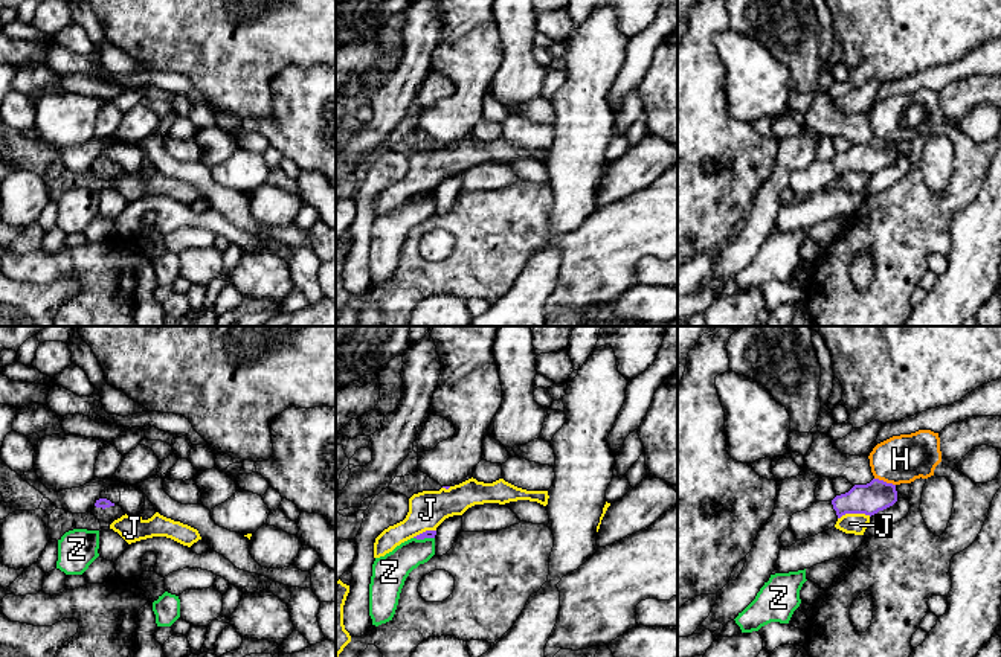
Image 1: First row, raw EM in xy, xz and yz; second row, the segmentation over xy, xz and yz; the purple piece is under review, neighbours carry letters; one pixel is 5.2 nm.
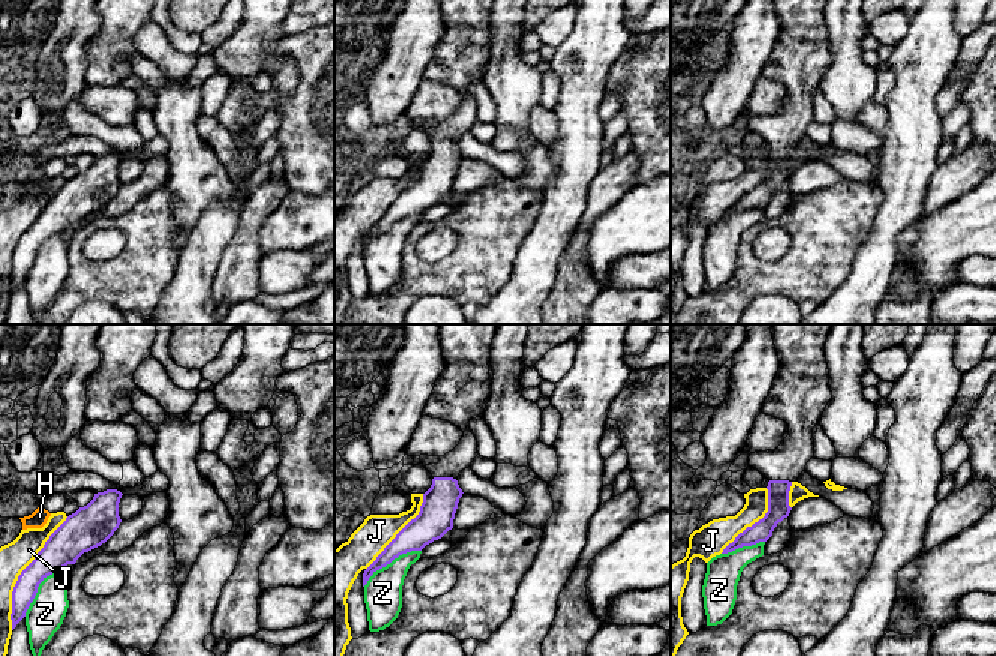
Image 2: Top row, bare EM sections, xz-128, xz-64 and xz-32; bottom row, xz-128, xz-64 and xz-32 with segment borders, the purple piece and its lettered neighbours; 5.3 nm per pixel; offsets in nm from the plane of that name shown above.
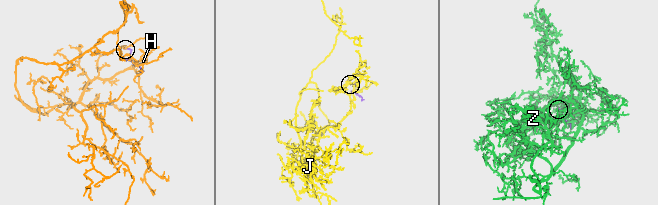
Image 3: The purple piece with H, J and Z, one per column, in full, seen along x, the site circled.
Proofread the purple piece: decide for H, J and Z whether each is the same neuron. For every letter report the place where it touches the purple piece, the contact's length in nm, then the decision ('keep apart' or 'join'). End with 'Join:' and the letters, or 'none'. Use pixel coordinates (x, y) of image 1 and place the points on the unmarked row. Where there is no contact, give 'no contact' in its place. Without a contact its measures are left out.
H: meets purple in yz at (885, 141); contact 120 nm long; keep apart
J: meets purple in yz at (853, 171); contact 180 nm long; keep apart
Z: meets purple in xz at (424, 195); contact 110 nm long; keep apart
Join: none

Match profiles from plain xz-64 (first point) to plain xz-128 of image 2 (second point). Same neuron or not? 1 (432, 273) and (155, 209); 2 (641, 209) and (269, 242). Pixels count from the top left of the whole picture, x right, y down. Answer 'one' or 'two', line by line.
1: one
2: one

